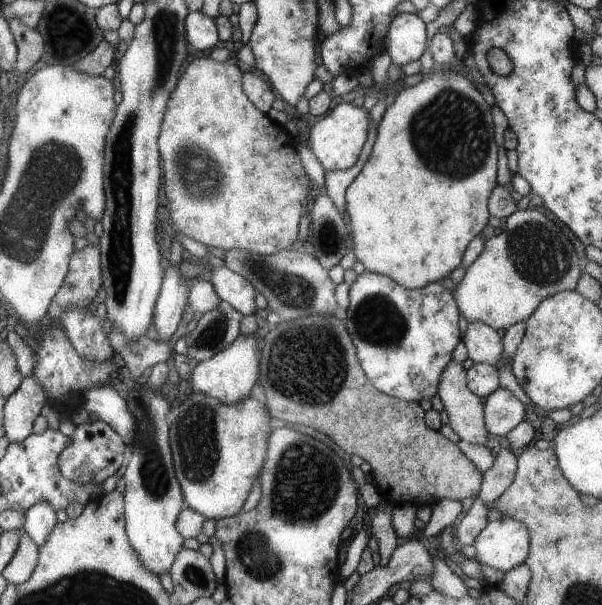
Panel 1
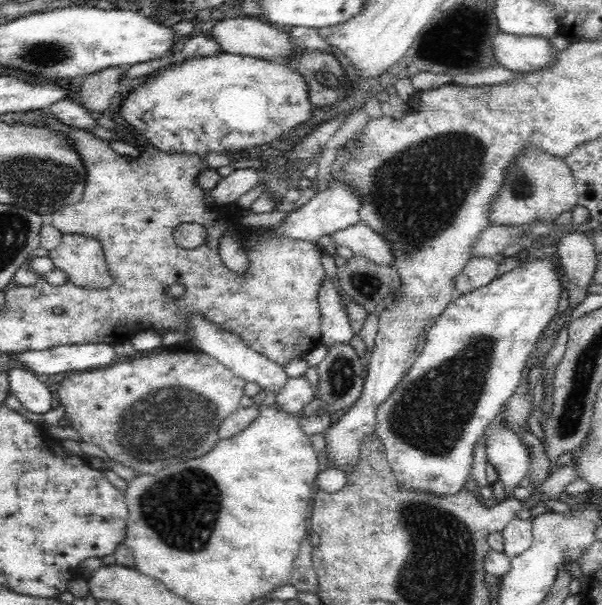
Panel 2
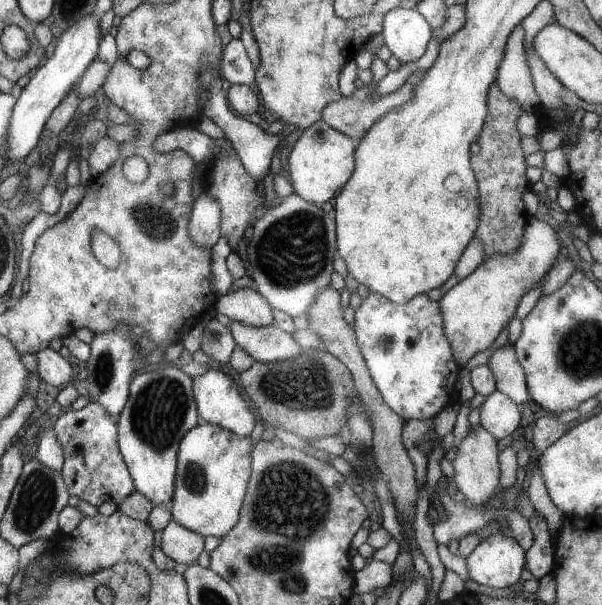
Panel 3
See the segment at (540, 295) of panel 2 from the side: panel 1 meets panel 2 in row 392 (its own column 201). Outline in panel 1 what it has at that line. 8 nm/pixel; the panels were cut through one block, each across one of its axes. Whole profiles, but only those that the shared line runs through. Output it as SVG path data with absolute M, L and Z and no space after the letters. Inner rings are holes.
M192 391L181 402L179 412L175 416L172 414L168 434L175 479L182 493L184 506L199 512L205 520L217 521L235 516L239 512L253 486L255 476L260 474L265 461L267 436L272 432L272 429L269 429L269 420L270 414L266 406L251 396L227 406L203 392Z

